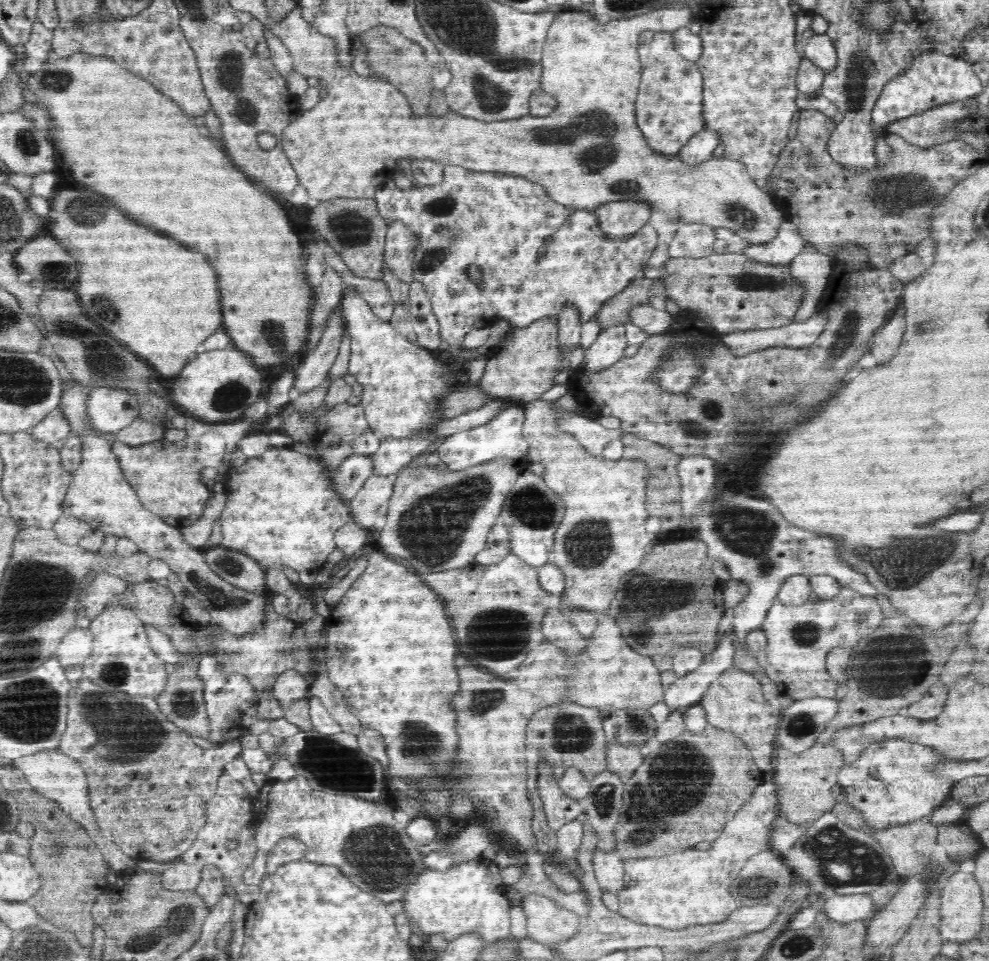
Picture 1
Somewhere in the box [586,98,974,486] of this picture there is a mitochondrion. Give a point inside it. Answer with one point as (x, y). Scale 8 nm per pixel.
(898, 193)

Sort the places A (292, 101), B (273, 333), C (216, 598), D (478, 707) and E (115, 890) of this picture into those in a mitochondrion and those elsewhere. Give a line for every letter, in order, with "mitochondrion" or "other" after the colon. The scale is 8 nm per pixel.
A: other
B: mitochondrion
C: mitochondrion
D: mitochondrion
E: other

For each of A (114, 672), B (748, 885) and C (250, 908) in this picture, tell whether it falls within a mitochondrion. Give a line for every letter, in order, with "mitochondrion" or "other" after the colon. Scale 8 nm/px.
A: mitochondrion
B: mitochondrion
C: other

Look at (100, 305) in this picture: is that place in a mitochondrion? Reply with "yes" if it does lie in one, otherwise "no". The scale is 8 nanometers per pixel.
yes

